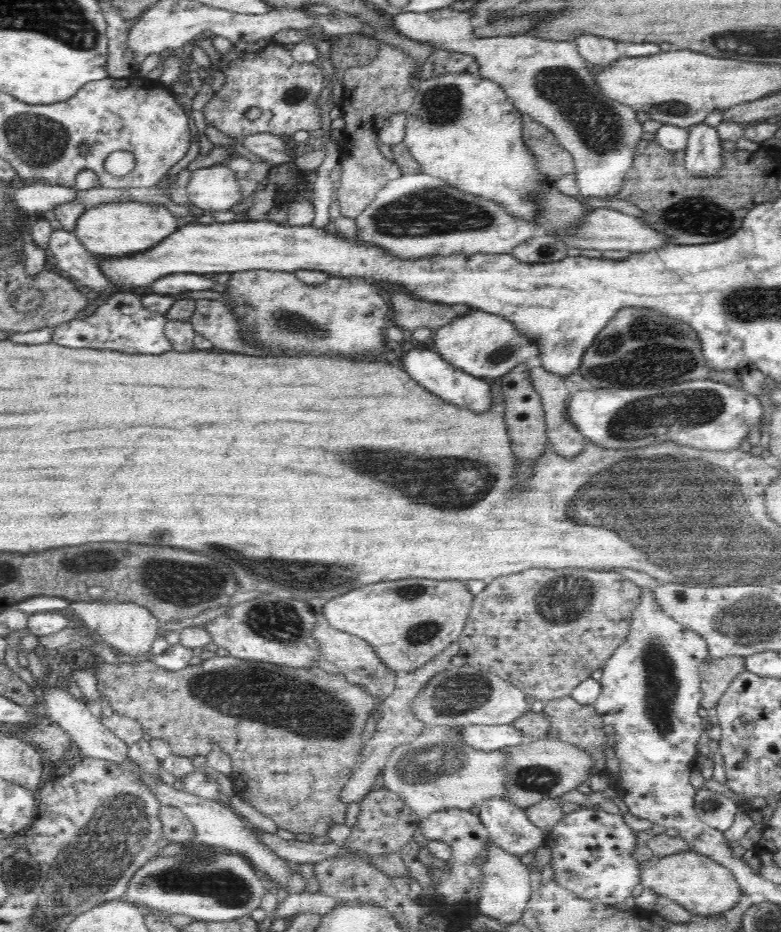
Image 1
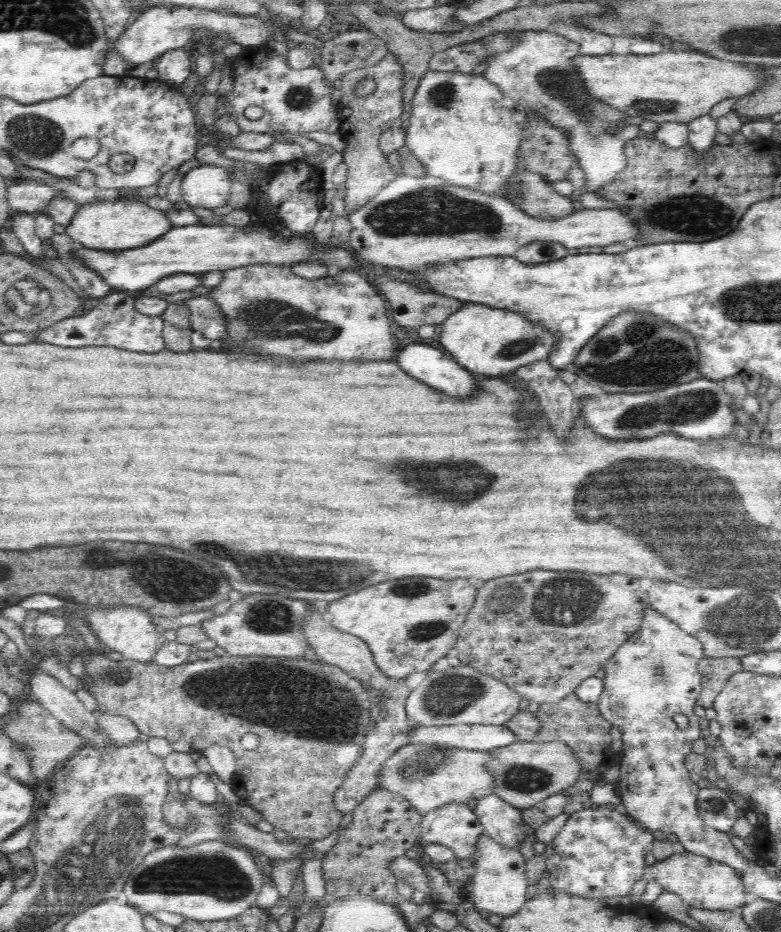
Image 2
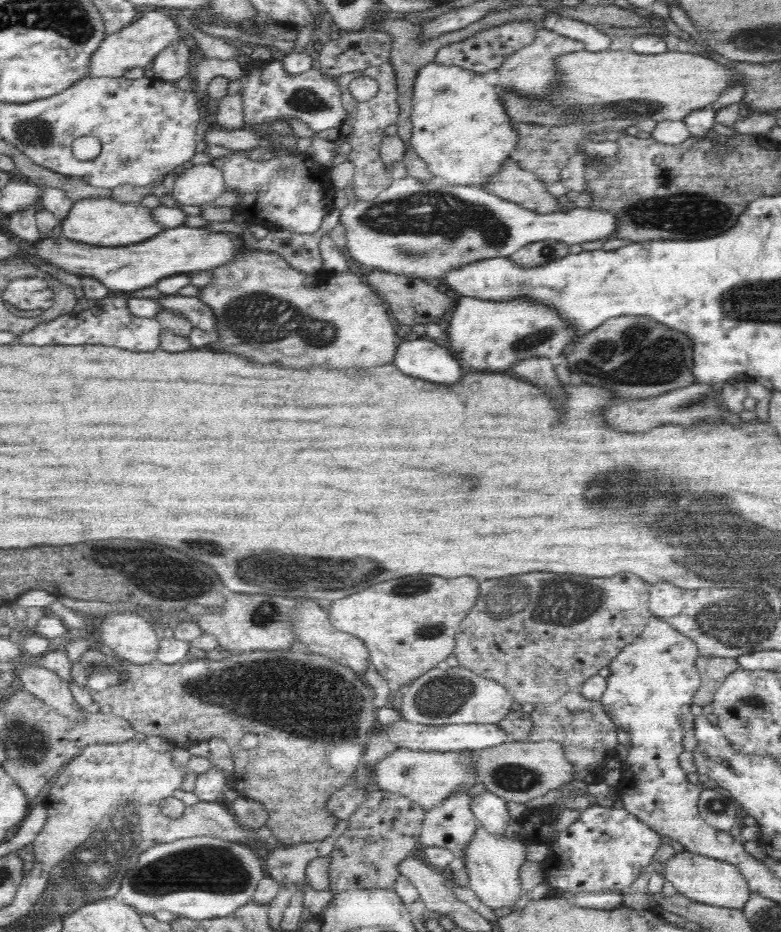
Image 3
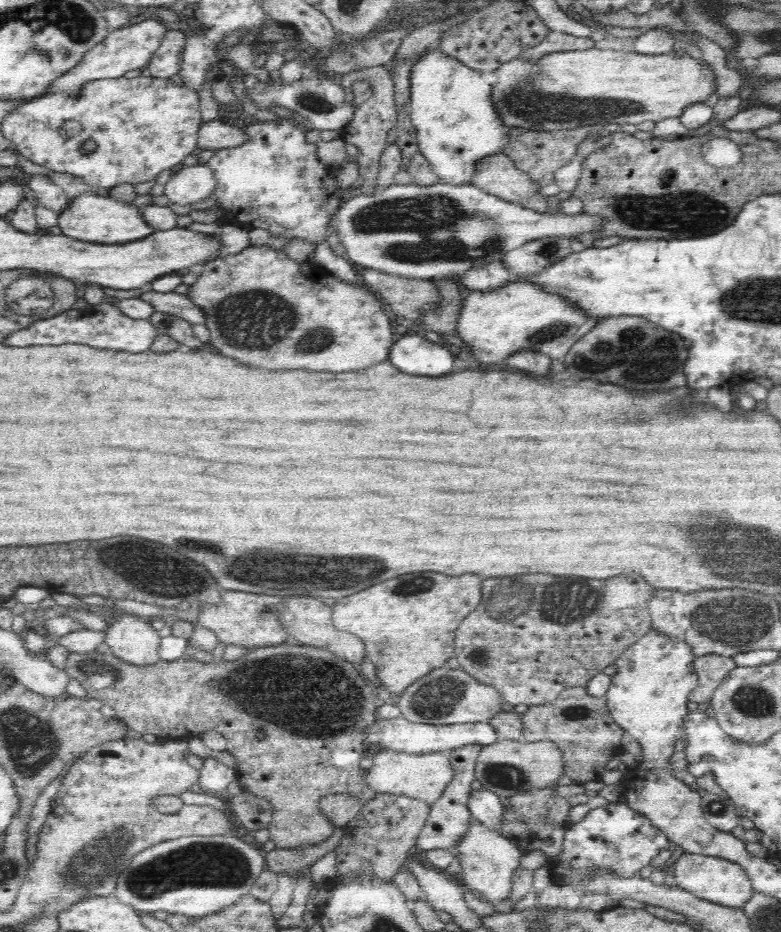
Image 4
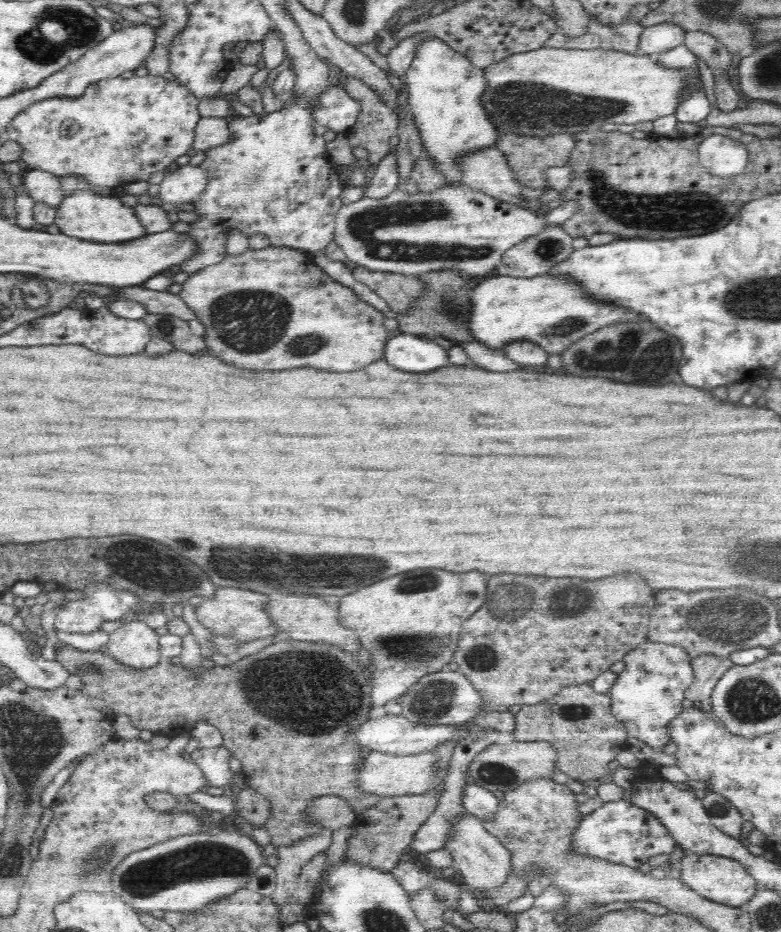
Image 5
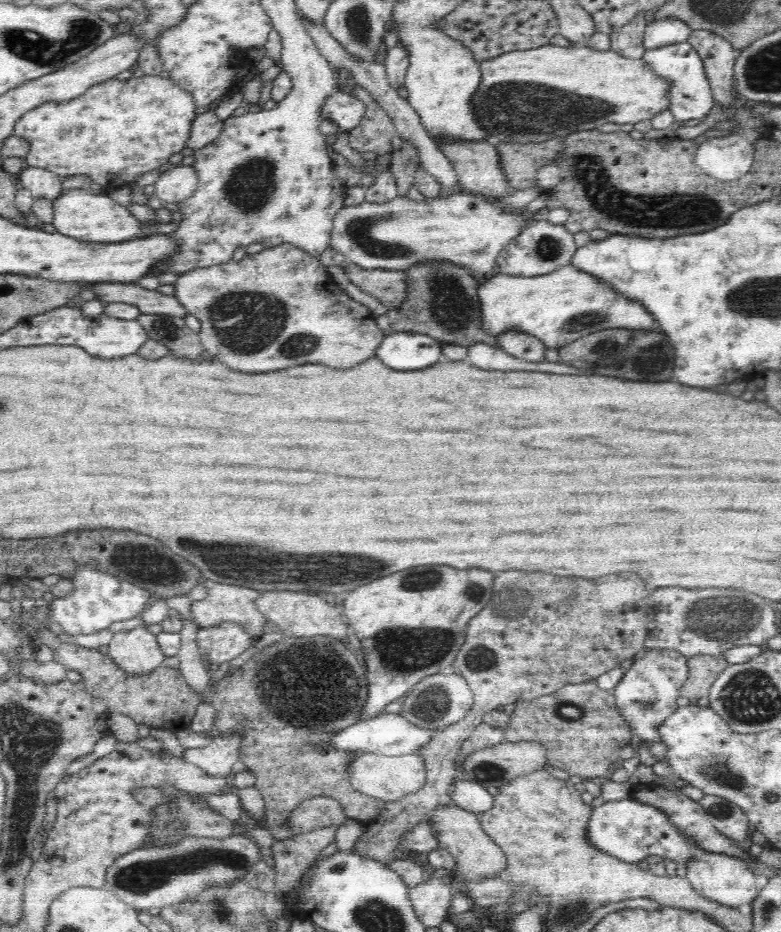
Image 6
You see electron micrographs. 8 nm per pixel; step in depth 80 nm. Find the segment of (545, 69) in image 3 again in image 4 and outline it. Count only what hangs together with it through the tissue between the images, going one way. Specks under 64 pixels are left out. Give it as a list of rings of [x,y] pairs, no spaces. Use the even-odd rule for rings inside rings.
[[[550,31],[540,44],[537,44],[534,48],[528,48],[520,57],[535,63],[542,55],[553,52],[581,51],[594,47],[592,38],[582,38],[565,32]]]

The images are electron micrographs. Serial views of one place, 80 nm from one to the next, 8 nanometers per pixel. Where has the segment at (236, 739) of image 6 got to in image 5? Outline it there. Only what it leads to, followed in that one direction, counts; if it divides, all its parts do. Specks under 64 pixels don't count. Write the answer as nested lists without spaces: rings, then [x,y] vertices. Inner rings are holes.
[[[224,744],[214,748],[196,749],[191,753],[193,762],[201,768],[204,777],[208,779],[208,786],[229,789],[233,787],[235,776],[230,769],[230,756],[233,754]]]

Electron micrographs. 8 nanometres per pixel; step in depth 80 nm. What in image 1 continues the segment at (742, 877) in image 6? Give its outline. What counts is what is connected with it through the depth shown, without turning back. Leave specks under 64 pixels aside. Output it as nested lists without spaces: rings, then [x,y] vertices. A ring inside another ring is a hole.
[[[682,851],[666,857],[652,857],[640,865],[640,883],[657,895],[670,898],[694,915],[718,915],[734,908],[744,893],[732,871],[698,852]]]

